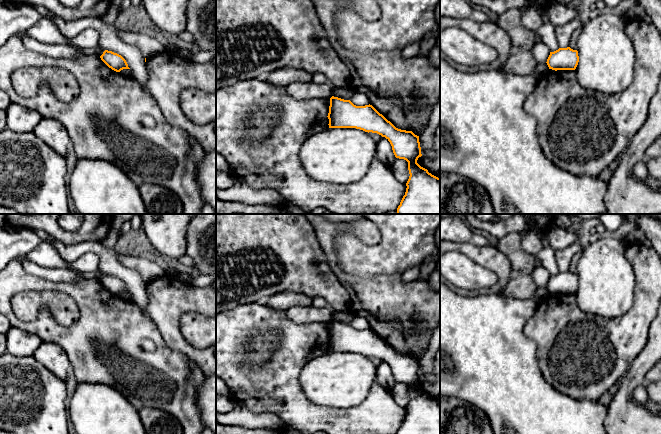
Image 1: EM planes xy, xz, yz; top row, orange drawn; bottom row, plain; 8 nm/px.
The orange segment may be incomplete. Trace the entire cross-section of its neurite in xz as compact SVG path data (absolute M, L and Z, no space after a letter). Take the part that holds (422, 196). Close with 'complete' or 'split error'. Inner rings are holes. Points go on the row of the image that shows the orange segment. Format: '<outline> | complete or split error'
M334 96L327 117L329 128L356 128L385 137L395 157L408 162L410 176L397 214L440 214L440 178L417 163L422 156L419 136L396 128L370 104L356 106Z | complete

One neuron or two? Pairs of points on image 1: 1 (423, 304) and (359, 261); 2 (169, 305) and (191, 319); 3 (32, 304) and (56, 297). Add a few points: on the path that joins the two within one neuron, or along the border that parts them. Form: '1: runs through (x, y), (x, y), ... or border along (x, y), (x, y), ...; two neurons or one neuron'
1: border along (400, 274), (370, 277), (358, 277), (356, 275); two neurons
2: border along (204, 314), (181, 315), (179, 330), (183, 337); two neurons
3: runs through (38, 298), (50, 298); one neuron

